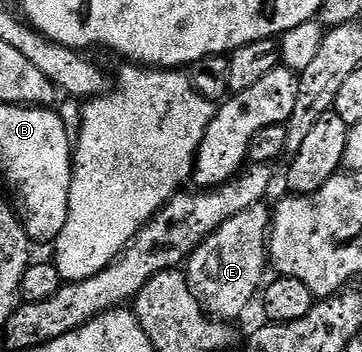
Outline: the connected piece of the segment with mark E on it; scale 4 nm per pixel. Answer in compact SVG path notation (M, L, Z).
M258 202L253 208L245 208L245 212L237 212L237 216L218 226L187 259L187 283L211 317L236 320L250 308L254 298L256 301L265 282L263 273L269 270L268 235L272 211L270 205Z

